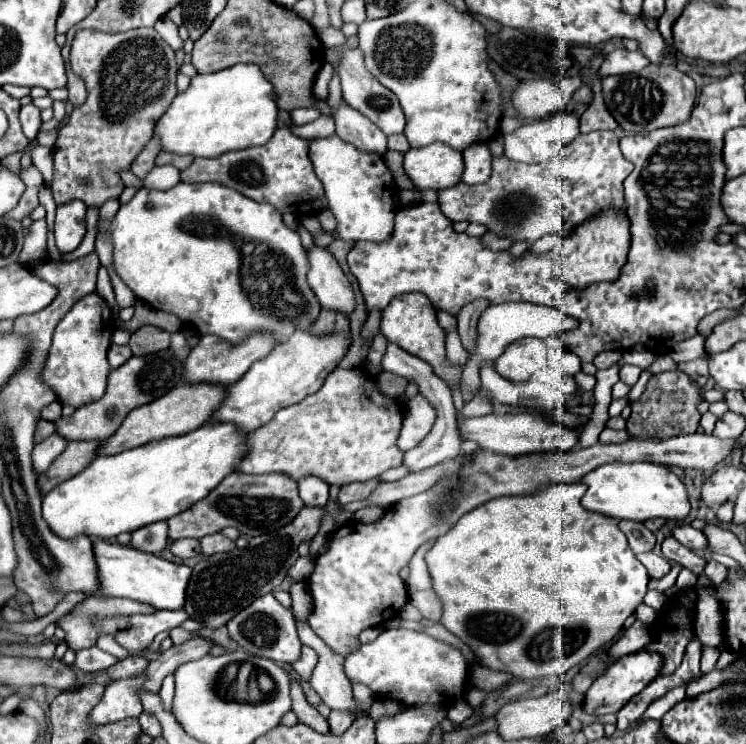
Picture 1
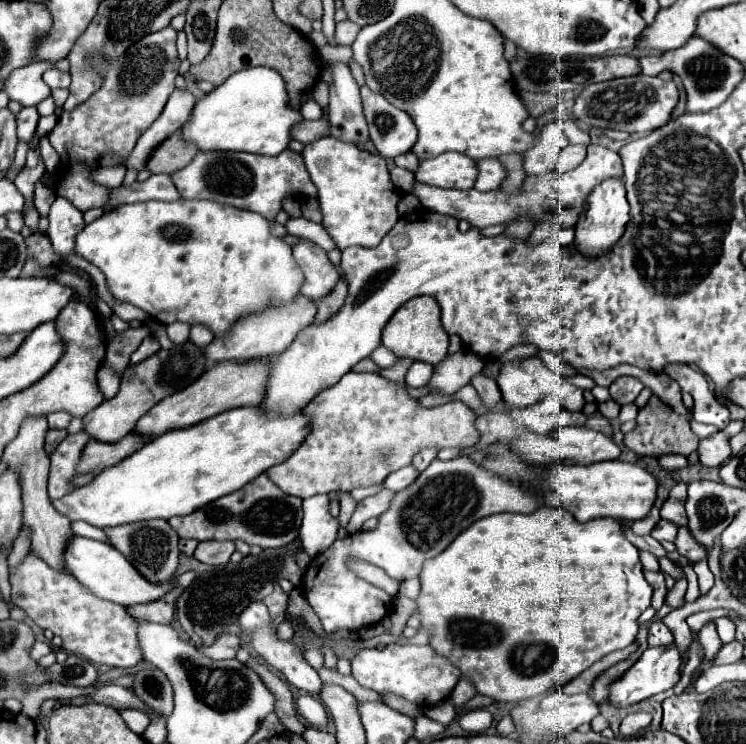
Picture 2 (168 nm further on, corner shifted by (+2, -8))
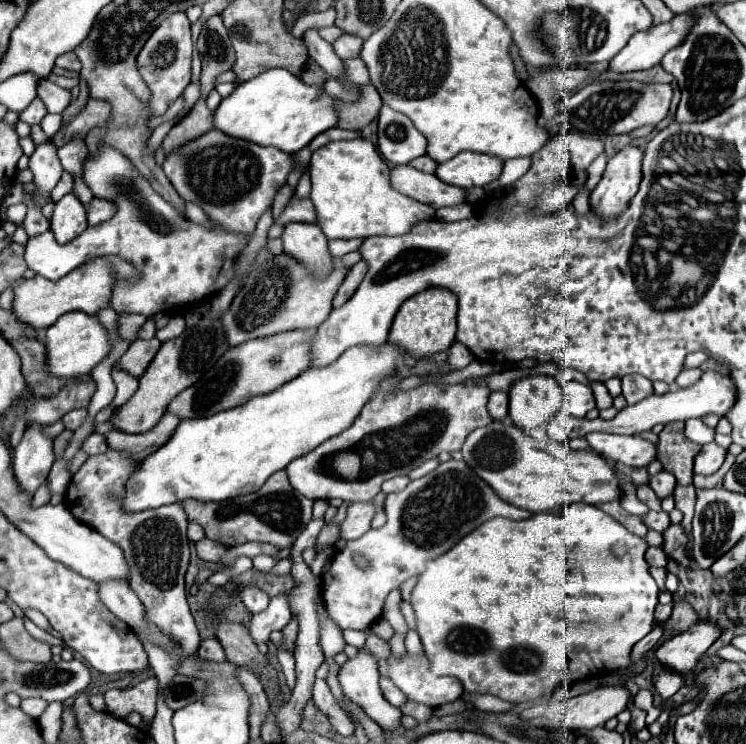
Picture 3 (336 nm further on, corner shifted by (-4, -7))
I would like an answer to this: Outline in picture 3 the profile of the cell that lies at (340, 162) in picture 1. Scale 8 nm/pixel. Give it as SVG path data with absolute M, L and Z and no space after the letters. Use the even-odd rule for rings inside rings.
M341 140L321 146L313 152L309 162L311 172L311 200L317 210L317 224L323 234L331 238L369 238L385 234L405 234L413 224L435 216L435 208L421 204L391 186L391 168L379 156L377 148L365 140Z

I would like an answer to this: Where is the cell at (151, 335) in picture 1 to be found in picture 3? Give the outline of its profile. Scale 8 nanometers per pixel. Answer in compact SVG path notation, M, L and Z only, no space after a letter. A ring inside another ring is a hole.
M157 338L135 340L135 342L131 342L129 350L117 360L117 364L121 368L125 368L129 374L139 378L145 372L145 368L149 366L149 362L153 360L153 356L157 354L159 346L161 346L161 342Z

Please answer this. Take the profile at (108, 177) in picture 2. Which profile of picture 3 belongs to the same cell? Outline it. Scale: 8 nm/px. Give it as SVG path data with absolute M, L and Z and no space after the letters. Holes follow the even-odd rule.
M63 172L59 184L57 184L57 186L53 188L53 192L51 192L51 199L53 202L57 202L57 200L61 200L65 194L69 194L69 192L73 192L73 176L71 176L69 172Z

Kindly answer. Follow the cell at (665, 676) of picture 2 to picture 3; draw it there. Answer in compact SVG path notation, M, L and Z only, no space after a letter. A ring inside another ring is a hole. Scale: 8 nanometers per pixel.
M697 622L687 632L663 642L655 650L655 662L677 674L691 674L699 658L717 640L719 628L713 622Z

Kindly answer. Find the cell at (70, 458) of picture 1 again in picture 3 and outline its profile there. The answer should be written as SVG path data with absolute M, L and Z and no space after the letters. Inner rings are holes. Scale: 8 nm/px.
M165 414L155 424L155 428L143 434L127 434L127 432L111 430L105 434L107 446L117 452L127 452L135 462L141 462L145 456L161 448L171 438L177 424L179 424L179 418L175 418L173 414Z

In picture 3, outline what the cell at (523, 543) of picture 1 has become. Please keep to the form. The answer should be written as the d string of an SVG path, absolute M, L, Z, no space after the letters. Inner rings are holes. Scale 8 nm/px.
M579 502L571 504L561 516L557 514L533 514L527 520L511 520L511 518L491 518L479 530L475 528L467 534L459 544L455 544L447 554L433 558L427 562L425 572L419 576L417 586L411 594L411 606L417 616L417 632L423 642L423 650L431 662L431 672L439 676L455 676L461 680L465 692L493 694L511 704L529 702L543 694L553 692L563 682L577 682L591 676L599 676L605 672L613 672L631 662L631 648L643 636L647 636L655 626L655 606L659 604L657 594L659 588L649 574L649 564L645 562L647 542L631 534L625 526L621 526L615 518L599 510L597 506Z

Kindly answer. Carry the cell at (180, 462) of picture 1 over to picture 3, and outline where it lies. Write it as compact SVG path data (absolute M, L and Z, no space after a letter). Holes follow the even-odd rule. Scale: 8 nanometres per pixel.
M383 344L377 348L357 346L343 352L339 360L335 360L325 368L305 370L303 374L287 382L287 386L281 386L281 390L275 394L251 398L251 402L237 406L235 410L225 410L223 414L213 414L211 418L195 418L191 422L179 422L169 442L165 442L159 450L149 454L125 482L125 496L121 504L123 512L127 514L141 512L175 502L185 502L189 498L199 502L227 500L259 490L273 472L283 470L293 458L311 452L327 438L333 438L347 426L351 426L355 416L361 412L365 402L375 392L375 386L379 386L379 382L385 376L393 374L401 356L403 354L391 344Z

